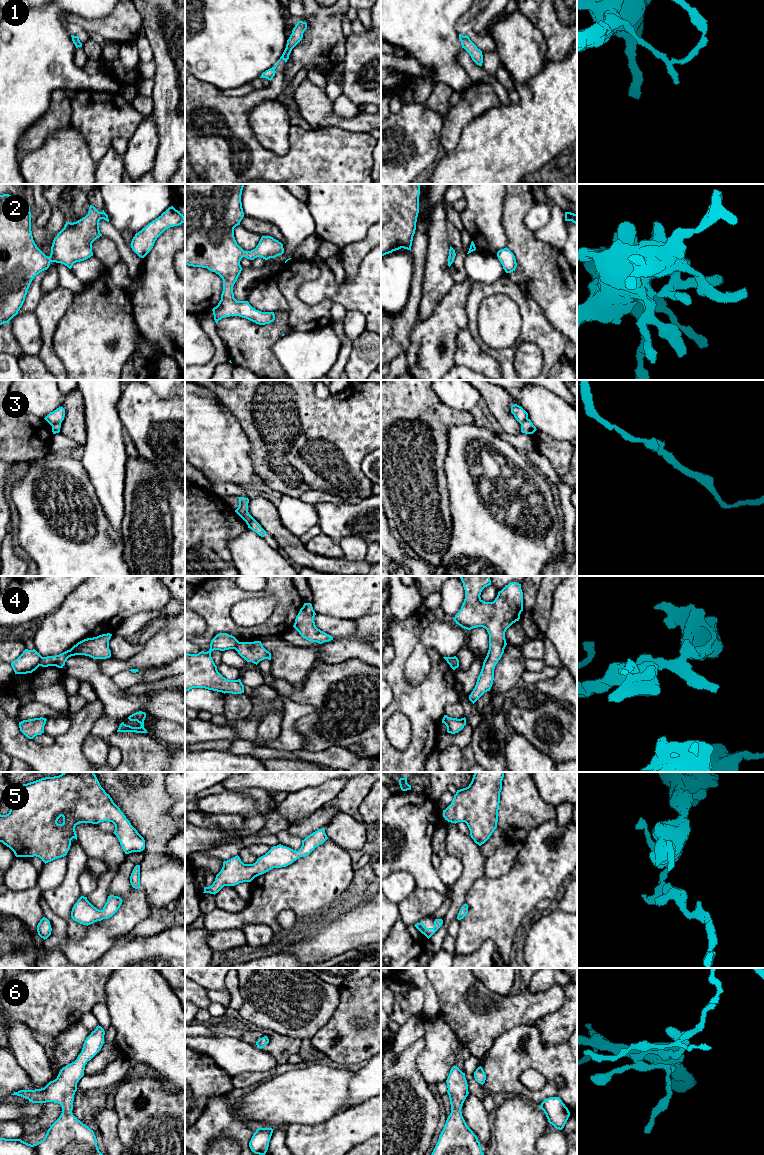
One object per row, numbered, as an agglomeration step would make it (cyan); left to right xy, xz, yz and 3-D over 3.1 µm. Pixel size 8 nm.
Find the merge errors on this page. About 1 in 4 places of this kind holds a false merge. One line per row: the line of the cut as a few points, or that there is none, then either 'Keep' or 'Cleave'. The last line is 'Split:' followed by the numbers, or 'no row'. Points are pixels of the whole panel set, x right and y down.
1: Split along xz (272, 67), (274, 69). Cleave
2: No split. Keep
3: Split along xy (61, 421), (51, 425). Cleave
4: Split along xy (42, 657), (38, 665). Cleave
5: No split. Keep
6: No split. Keep
Split: 1, 3, 4

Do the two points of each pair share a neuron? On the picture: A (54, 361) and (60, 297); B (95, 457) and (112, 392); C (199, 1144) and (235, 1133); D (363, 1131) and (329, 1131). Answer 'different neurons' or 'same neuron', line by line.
A: same neuron
B: same neuron
C: same neuron
D: same neuron

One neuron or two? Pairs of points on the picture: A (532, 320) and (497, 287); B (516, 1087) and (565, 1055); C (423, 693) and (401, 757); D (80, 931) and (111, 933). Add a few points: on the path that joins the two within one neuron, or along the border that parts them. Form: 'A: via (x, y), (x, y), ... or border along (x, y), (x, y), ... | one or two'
A: via (528, 309), (508, 288) | one
B: via (517, 1071), (530, 1058), (549, 1058) | one
C: via (423, 710), (423, 738), (418, 743) | one
D: border along (88, 926), (79, 940), (67, 937) | two

